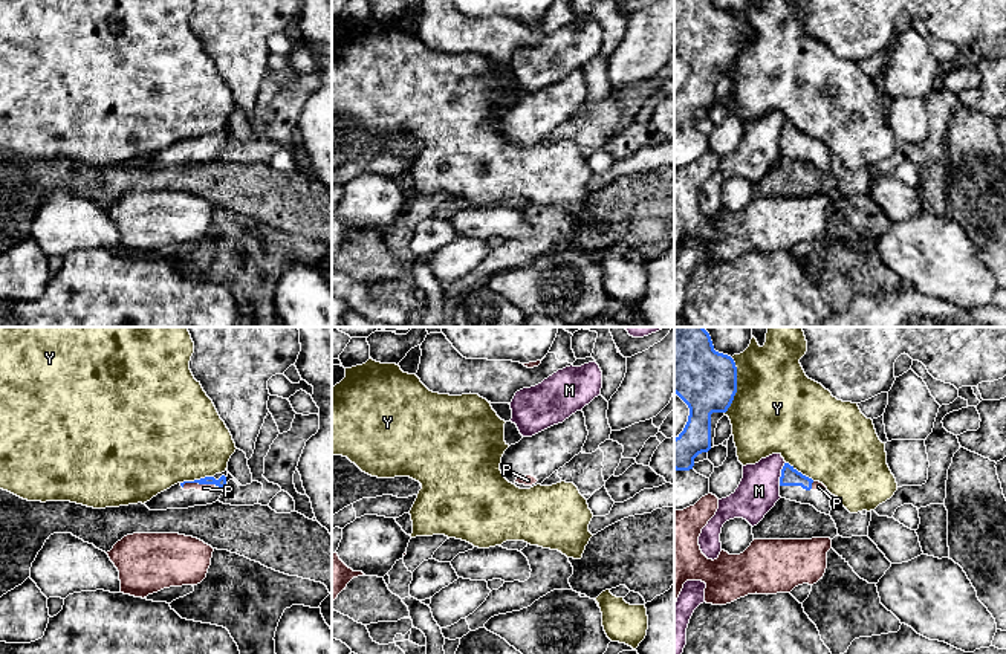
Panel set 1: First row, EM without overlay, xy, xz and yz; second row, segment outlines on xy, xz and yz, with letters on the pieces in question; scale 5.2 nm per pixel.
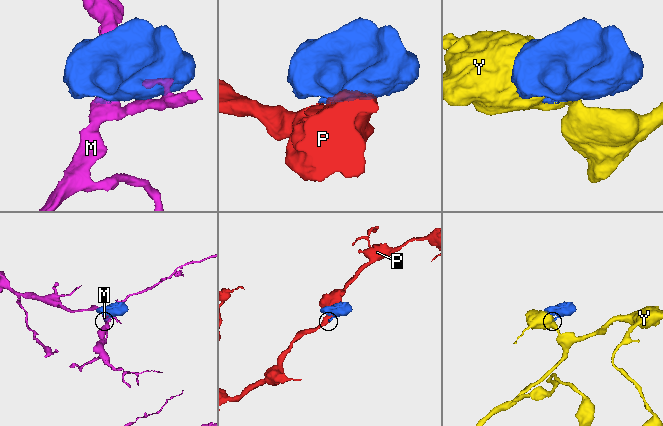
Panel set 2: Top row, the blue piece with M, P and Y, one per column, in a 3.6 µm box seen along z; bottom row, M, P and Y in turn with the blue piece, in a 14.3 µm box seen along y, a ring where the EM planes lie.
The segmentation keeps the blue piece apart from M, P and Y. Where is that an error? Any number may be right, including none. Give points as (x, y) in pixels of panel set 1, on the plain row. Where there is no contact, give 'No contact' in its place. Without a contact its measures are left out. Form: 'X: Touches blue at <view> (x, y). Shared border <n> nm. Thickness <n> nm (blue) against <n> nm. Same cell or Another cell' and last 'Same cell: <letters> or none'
M: Touches blue at yz (782, 132). Shared border 130 nm. Thickness 100 nm (blue) against 220 nm. Another cell
P: Touches blue at xy (197, 139). Shared border 180 nm. Thickness 50 nm (blue) against 50 nm. Same cell
Y: Touches blue at yz (736, 43). Shared border 300 nm. Thickness 320 nm (blue) against 460 nm. Another cell
Same cell: P

